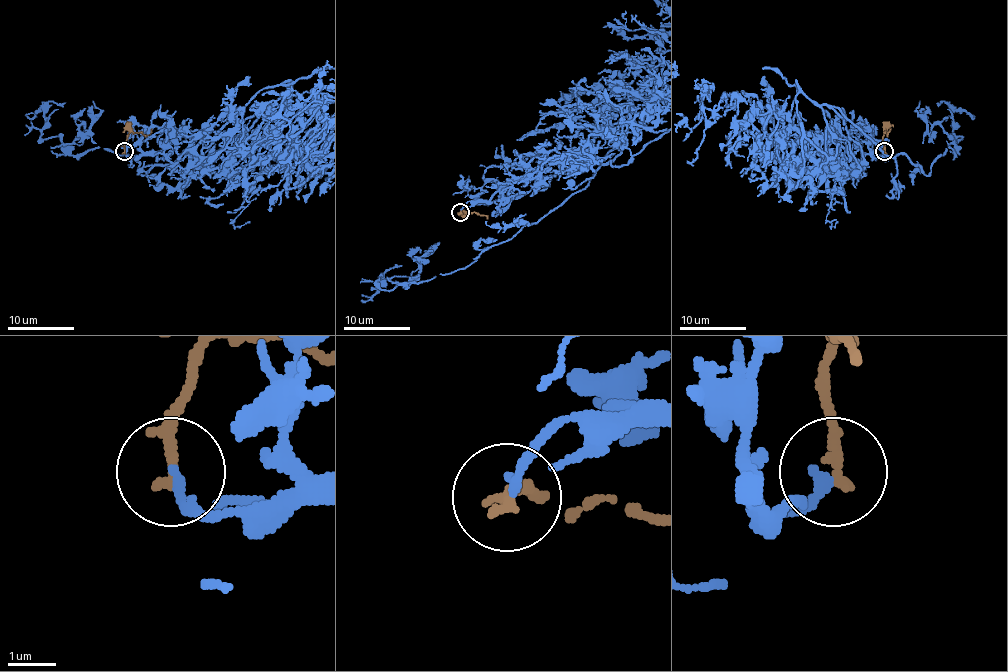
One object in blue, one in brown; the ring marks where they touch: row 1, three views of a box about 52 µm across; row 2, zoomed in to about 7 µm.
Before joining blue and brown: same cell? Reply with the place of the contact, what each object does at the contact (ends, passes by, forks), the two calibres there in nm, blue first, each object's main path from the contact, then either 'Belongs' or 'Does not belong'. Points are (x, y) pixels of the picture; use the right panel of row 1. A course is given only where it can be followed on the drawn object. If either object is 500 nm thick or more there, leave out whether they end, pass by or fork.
Place: (884, 151). At the ring blue ends. At the ring brown ends. Thickness 200 nm (blue) against 280 nm. Course of brown: (884, 151), (883, 134), (888, 134), (891, 128). Belongs

